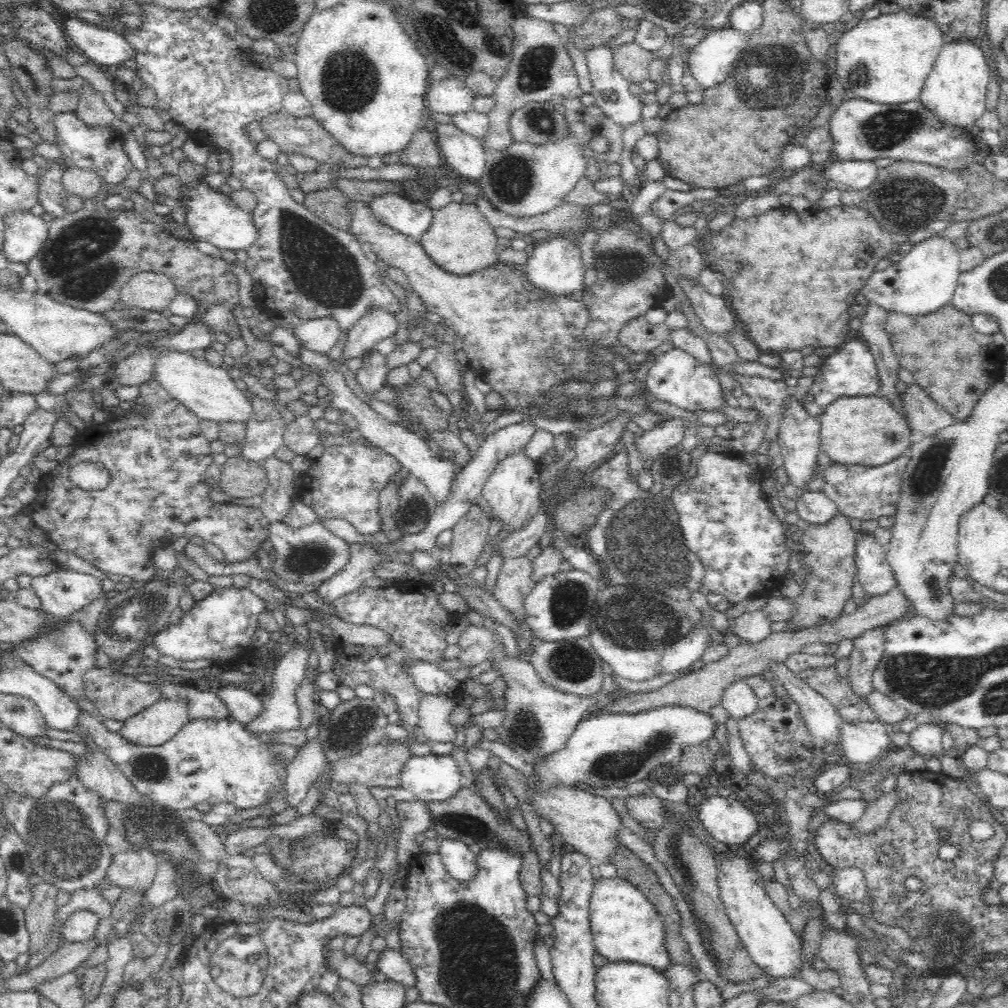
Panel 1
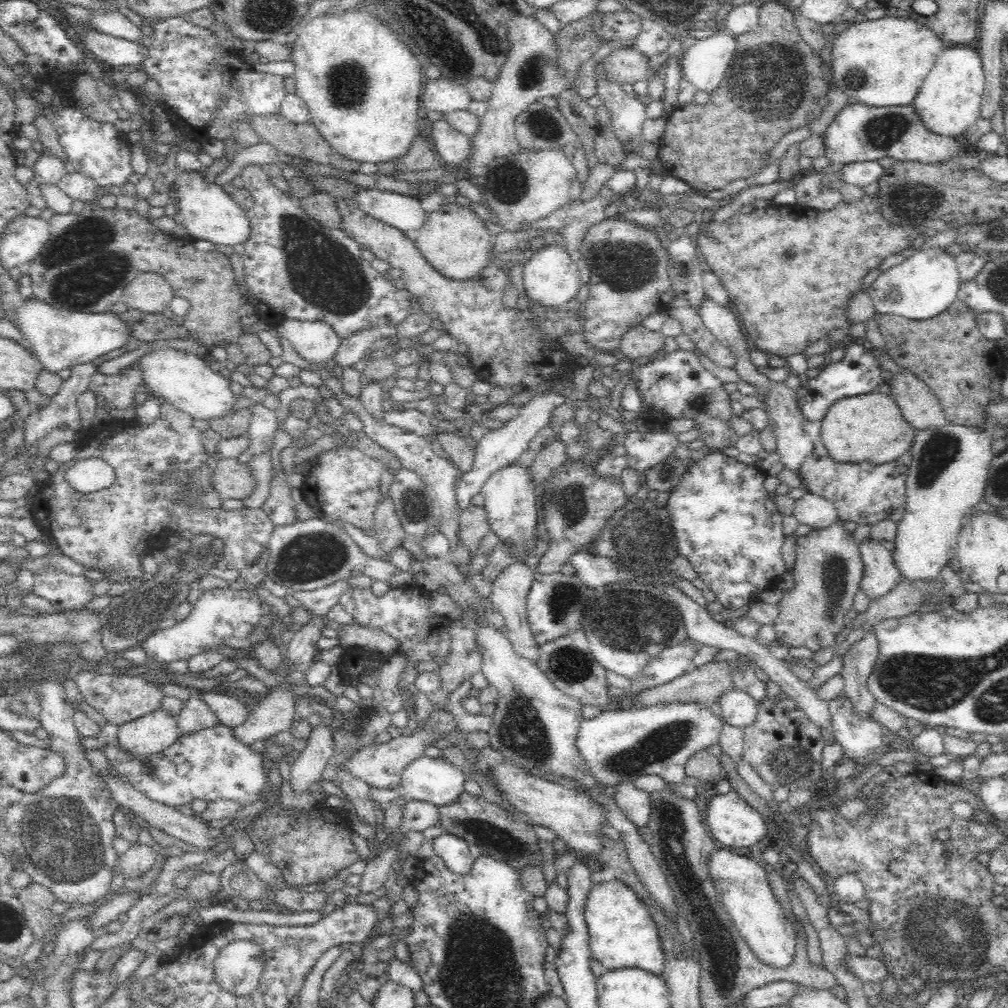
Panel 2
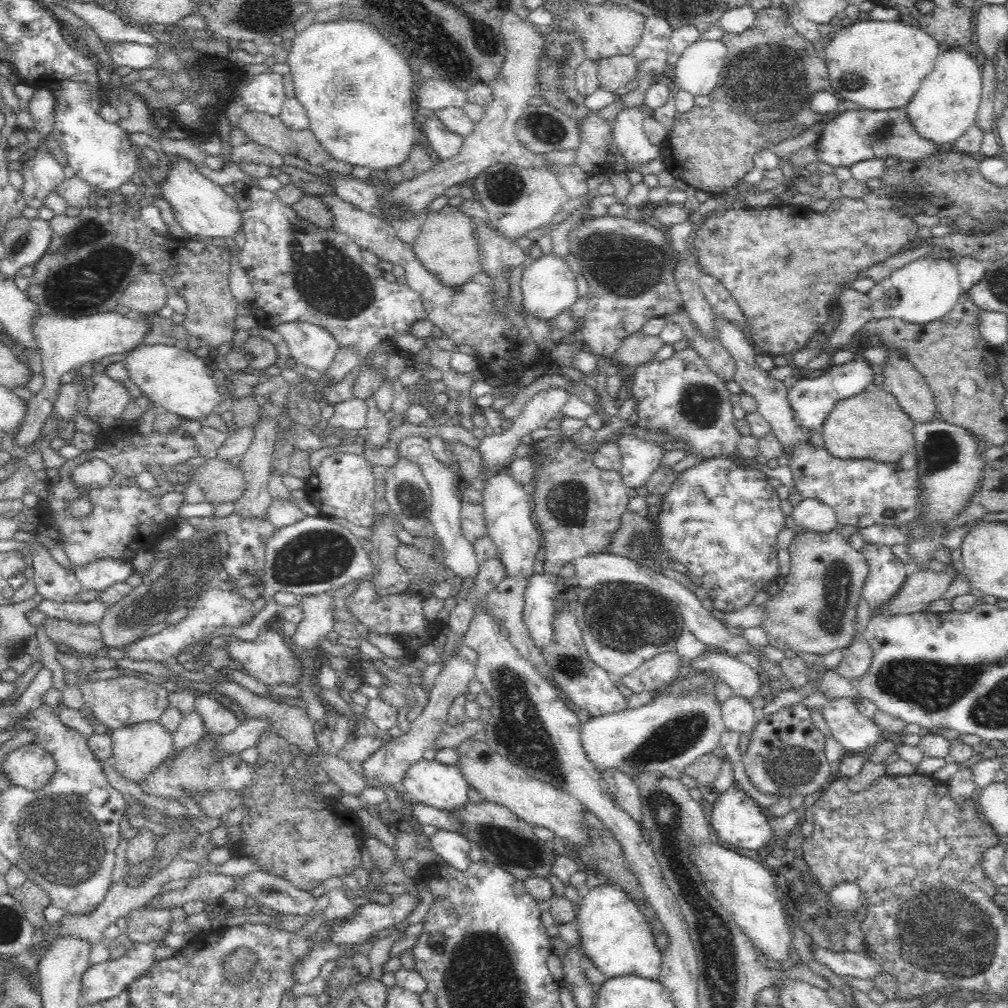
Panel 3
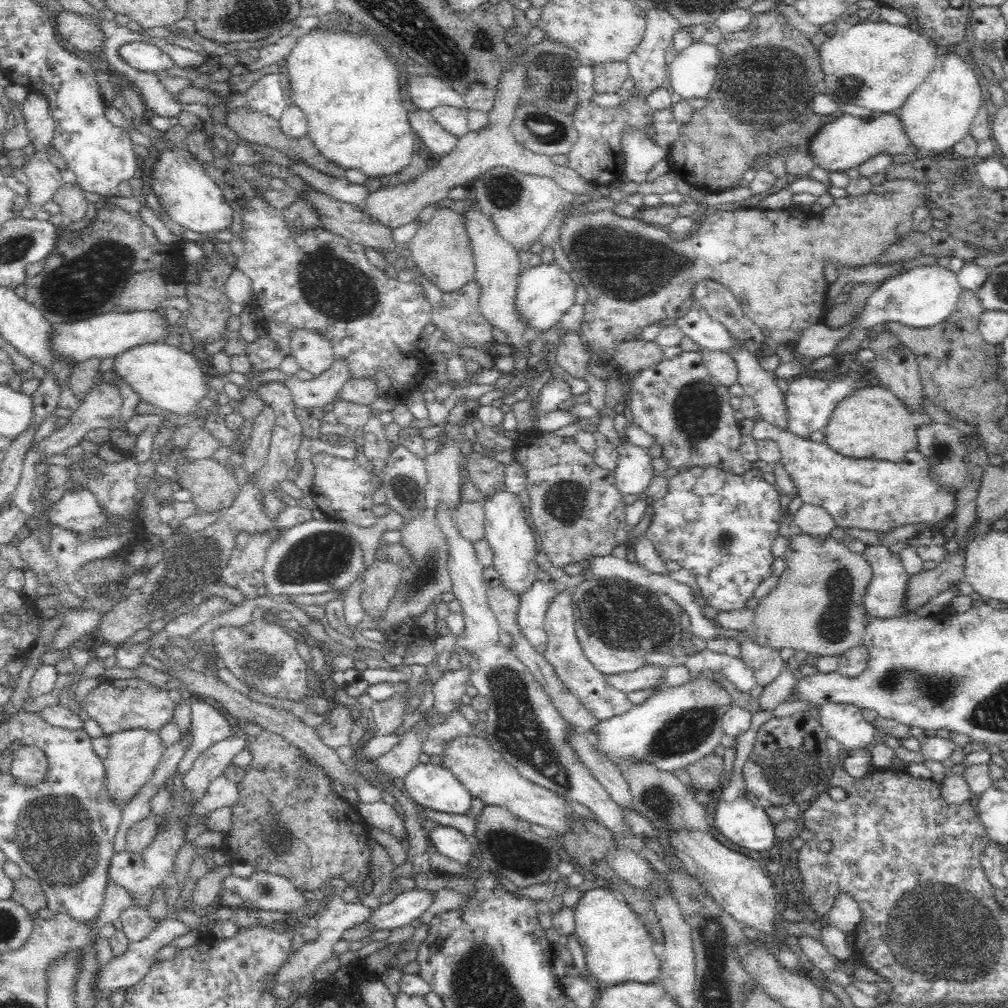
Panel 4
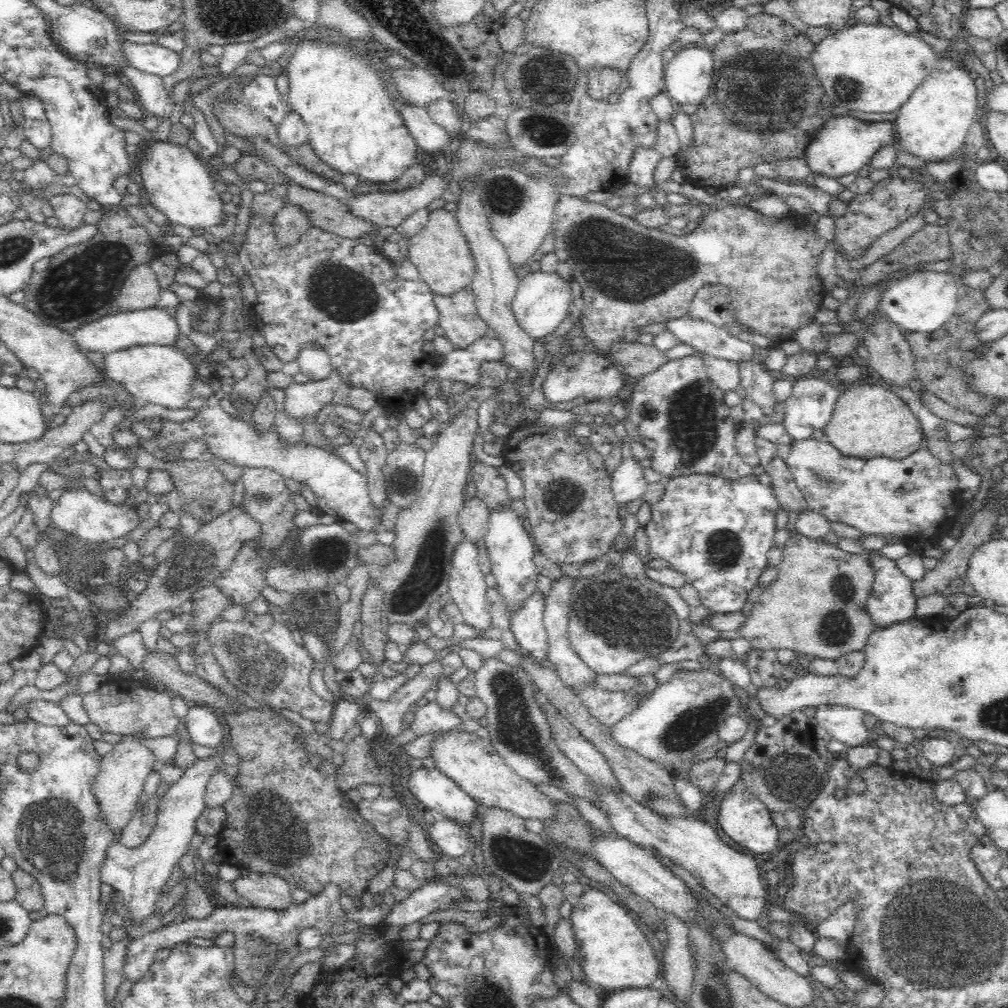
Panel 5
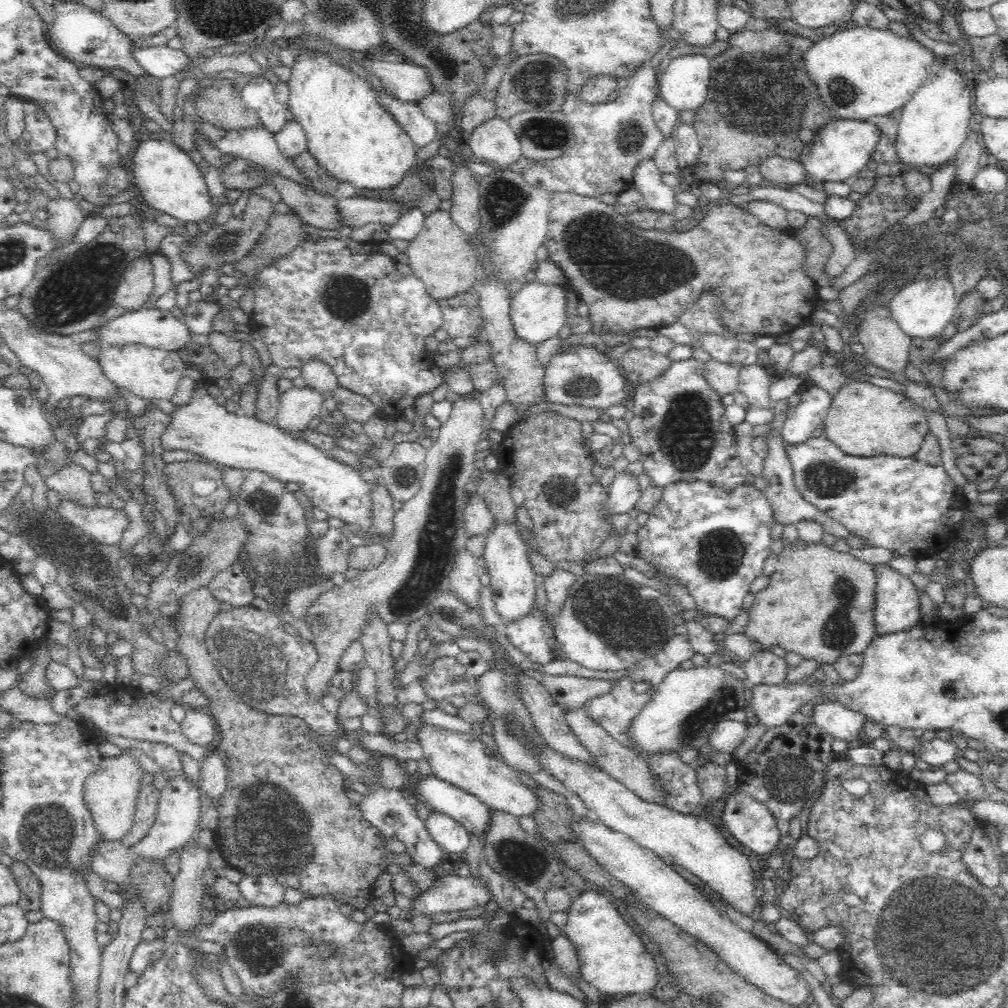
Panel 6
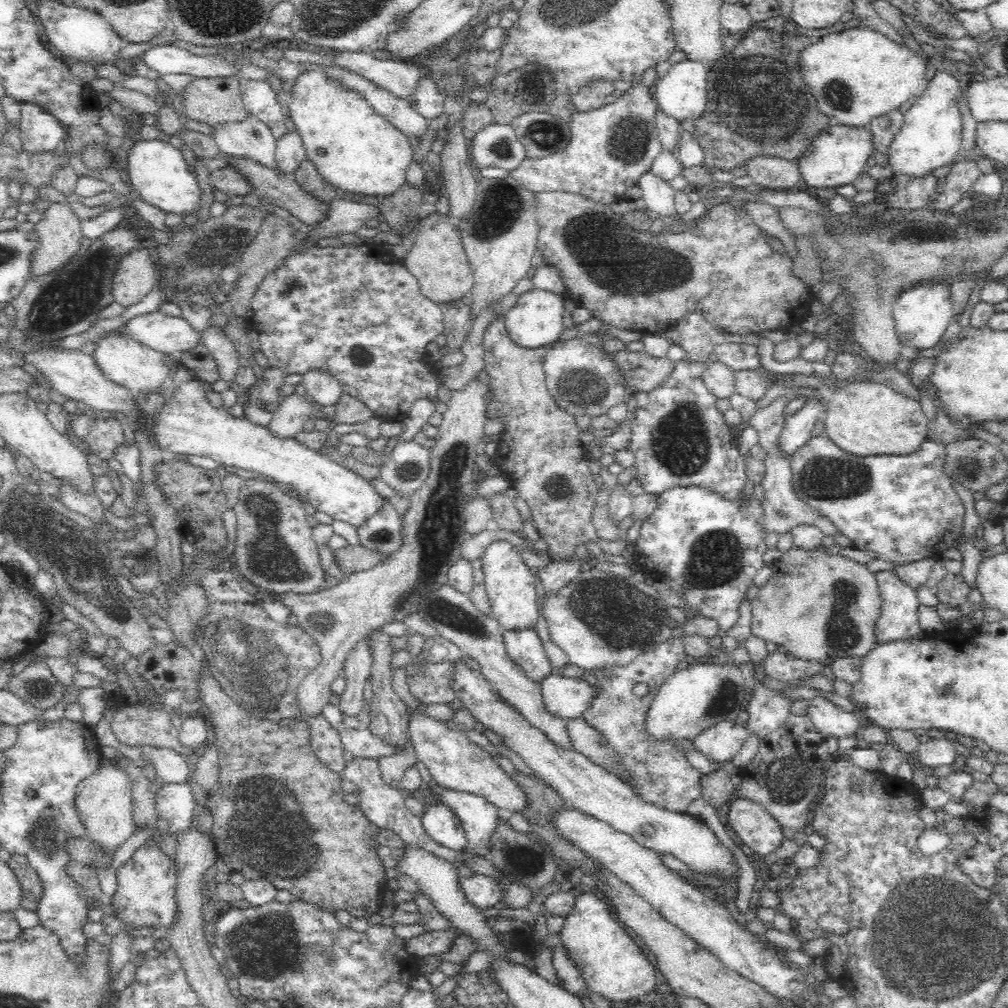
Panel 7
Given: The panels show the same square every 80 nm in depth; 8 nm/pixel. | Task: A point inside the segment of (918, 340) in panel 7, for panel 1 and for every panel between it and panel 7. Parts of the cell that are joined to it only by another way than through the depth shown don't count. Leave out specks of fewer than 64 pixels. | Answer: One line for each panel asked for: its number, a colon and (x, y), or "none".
1: (924, 279)
2: (922, 286)
3: (924, 290)
4: (923, 296)
5: (921, 302)
6: (922, 307)

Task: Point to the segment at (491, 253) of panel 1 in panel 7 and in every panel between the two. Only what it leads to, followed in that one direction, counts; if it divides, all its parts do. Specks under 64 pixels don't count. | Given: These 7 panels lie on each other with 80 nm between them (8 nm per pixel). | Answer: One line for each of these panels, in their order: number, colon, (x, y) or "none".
2: (454, 240)
3: (447, 247)
4: (441, 249)
5: (440, 251)
6: (441, 257)
7: (437, 259)

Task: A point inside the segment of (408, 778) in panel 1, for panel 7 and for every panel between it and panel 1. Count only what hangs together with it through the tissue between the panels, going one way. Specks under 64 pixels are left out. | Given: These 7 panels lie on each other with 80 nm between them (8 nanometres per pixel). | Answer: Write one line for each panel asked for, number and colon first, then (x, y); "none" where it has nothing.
2: (436, 780)
3: (440, 785)
4: (431, 785)
5: (440, 795)
6: (463, 807)
7: (479, 818)

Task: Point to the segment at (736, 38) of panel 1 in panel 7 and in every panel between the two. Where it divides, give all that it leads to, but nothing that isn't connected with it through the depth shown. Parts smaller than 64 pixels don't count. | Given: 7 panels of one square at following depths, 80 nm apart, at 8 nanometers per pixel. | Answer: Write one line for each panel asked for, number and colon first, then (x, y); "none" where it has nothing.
2: (704, 64)
3: (697, 71)
4: (691, 74)
5: (687, 76)
6: (683, 84)
7: (681, 93)

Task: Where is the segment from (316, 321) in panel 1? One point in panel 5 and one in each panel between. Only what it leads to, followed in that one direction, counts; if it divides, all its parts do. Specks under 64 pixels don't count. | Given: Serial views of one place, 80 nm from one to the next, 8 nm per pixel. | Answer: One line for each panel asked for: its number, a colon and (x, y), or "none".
2: (316, 341)
3: (310, 344)
4: (313, 352)
5: (313, 361)

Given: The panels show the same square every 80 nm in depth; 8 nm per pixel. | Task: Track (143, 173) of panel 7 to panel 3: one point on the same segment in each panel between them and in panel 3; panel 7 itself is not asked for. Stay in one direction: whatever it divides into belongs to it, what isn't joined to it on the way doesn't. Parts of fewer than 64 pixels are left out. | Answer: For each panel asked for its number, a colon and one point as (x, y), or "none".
3: (202, 208)
4: (192, 199)
5: (178, 184)
6: (171, 182)

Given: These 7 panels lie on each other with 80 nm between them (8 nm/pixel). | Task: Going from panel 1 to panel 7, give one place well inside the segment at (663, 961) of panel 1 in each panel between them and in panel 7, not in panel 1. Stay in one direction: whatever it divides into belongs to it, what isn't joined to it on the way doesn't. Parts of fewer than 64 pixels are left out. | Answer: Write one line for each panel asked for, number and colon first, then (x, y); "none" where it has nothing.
2: (622, 933)
3: (616, 936)
4: (617, 945)
5: (614, 953)
6: (612, 957)
7: (610, 962)

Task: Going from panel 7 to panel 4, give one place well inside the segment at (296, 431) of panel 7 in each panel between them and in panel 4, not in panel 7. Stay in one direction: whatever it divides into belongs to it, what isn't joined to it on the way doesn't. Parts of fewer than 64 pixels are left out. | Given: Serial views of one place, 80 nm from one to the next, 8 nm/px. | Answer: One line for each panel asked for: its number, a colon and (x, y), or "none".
4: (319, 391)
5: (303, 400)
6: (298, 406)

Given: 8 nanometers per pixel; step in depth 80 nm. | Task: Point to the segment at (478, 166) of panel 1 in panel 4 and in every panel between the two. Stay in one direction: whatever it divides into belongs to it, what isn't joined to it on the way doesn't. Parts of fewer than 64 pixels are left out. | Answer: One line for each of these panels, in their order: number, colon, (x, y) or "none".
2: (454, 148)
3: (447, 144)
4: (439, 141)

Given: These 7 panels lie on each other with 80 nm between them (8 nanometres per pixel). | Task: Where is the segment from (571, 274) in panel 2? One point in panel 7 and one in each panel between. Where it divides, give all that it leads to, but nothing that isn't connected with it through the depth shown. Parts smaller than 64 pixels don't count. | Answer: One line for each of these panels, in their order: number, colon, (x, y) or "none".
3: (548, 285)
4: (544, 292)
5: (542, 300)
6: (538, 310)
7: (536, 318)

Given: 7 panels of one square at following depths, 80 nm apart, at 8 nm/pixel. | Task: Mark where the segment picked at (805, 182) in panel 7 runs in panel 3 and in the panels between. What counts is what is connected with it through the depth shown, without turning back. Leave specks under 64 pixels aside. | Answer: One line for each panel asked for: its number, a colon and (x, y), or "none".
3: (855, 135)
4: (848, 141)
5: (844, 145)
6: (843, 147)

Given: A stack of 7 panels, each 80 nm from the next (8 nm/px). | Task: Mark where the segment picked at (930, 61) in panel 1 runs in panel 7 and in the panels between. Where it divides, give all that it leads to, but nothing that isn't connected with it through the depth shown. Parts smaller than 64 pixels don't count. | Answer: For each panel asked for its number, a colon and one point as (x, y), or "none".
2: (883, 62)
3: (878, 64)
4: (877, 65)
5: (874, 68)
6: (861, 73)
7: (857, 74)

